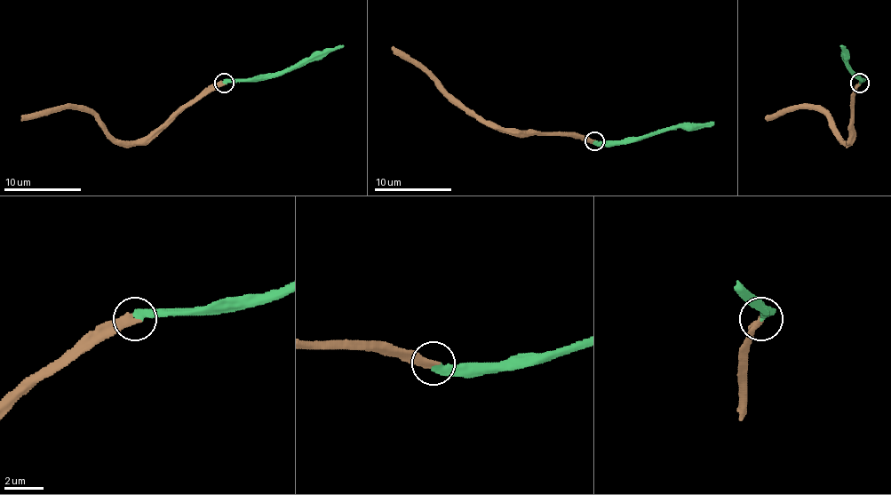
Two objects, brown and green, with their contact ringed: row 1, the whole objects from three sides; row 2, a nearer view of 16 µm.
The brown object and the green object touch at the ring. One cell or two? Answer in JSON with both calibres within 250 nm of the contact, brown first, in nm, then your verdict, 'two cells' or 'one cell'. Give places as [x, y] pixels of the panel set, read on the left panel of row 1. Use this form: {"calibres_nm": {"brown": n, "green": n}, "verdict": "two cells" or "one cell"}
{"calibres_nm": {"brown": 400, "green": 380}, "verdict": "one cell"}

